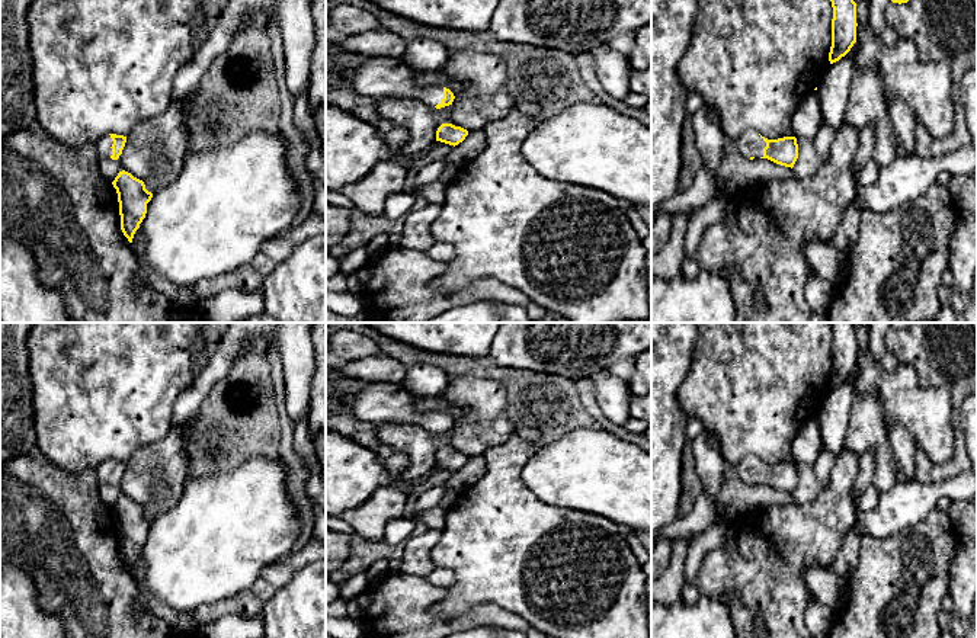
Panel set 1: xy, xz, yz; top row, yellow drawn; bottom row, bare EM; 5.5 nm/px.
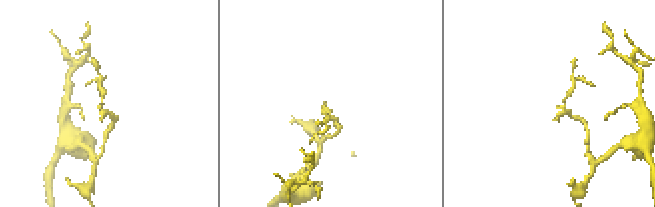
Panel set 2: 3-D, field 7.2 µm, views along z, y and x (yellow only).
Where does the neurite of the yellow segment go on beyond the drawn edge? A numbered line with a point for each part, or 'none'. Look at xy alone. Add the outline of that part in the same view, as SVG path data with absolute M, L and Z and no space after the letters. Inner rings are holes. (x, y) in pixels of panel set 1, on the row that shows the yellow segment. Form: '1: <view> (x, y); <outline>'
1: xy (103, 144); M103 135L100 137L96 142L95 142L95 147L96 147L96 151L97 151L97 156L100 158L110 158L112 156L112 138L110 135Z

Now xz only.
1: xz (378, 77); M371 57L352 76L353 87L369 97L417 97L430 108L443 99L443 87L427 87L413 81L413 71L398 58Z

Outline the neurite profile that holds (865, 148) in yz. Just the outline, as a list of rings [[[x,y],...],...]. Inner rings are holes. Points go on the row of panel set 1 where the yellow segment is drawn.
[[[865,126],[859,129],[858,137],[859,137],[859,144],[858,144],[858,151],[855,154],[852,173],[856,183],[856,189],[861,190],[862,186],[859,185],[858,177],[859,171],[867,166],[869,160],[872,160],[874,142],[875,142],[874,128]]]

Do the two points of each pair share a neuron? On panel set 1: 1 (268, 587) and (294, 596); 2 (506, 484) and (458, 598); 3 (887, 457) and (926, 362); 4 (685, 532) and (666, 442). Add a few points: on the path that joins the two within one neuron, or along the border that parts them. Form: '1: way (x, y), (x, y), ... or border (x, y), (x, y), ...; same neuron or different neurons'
1: border (301, 568), (275, 592), (260, 614); different neurons
2: way (499, 512), (499, 554), (486, 570); same neuron
3: border (900, 364), (922, 387), (950, 396); different neurons
4: border (676, 516), (666, 525); different neurons

